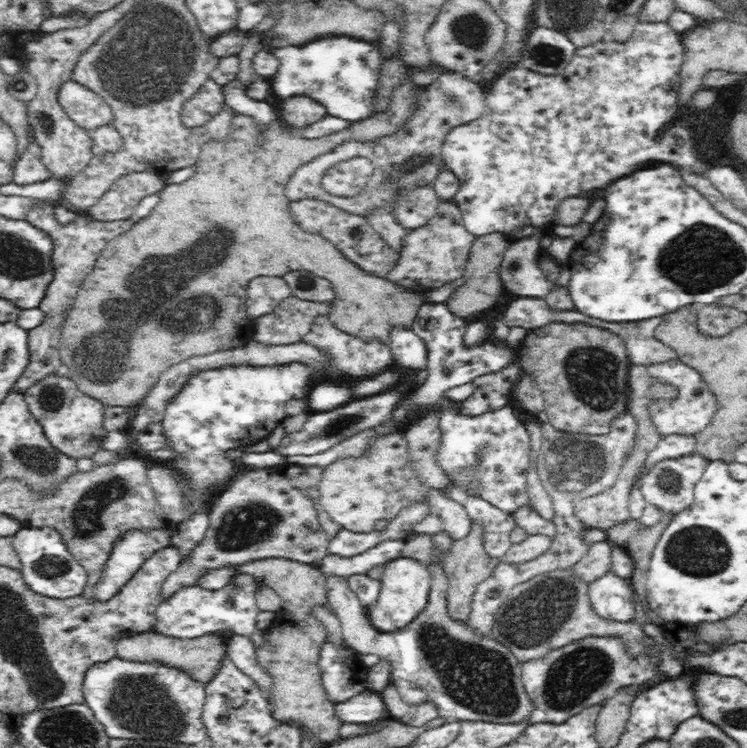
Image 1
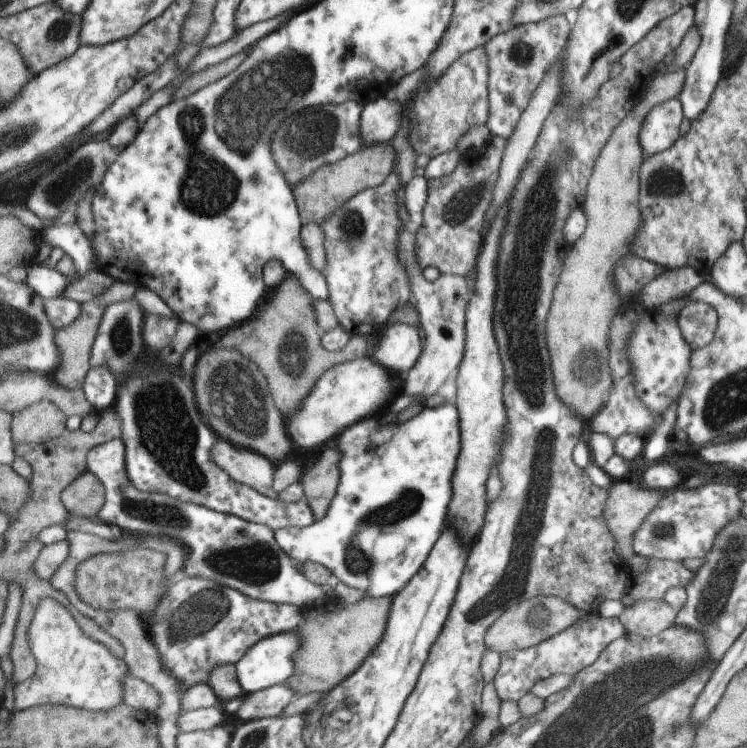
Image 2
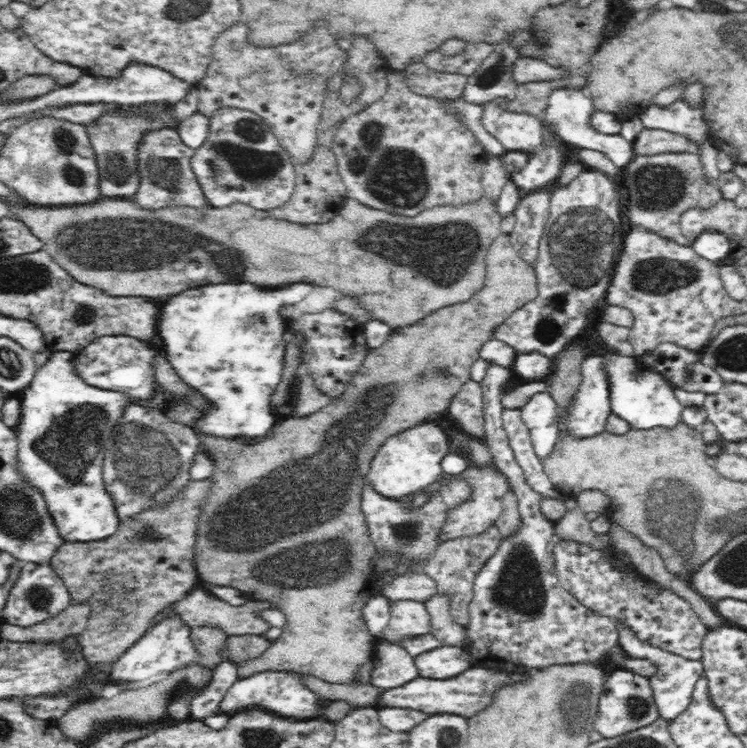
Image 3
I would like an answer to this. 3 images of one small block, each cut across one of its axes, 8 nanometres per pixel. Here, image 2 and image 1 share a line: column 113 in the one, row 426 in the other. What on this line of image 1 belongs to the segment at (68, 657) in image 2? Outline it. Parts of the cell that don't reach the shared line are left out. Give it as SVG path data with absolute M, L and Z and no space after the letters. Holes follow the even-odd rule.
M677 357L662 365L646 366L648 374L662 384L672 384L678 389L678 395L673 399L657 398L647 407L651 416L654 429L664 437L670 434L694 437L702 433L706 426L712 422L716 410L716 398L710 392L708 385L703 381L703 376Z

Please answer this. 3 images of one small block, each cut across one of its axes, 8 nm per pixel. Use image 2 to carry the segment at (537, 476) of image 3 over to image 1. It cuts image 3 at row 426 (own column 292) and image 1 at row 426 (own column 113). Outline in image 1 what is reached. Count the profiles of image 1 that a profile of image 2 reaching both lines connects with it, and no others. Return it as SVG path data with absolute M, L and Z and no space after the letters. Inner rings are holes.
M396 388L372 394L364 400L356 399L328 412L312 412L300 432L288 433L275 451L284 456L320 454L358 432L378 426L391 419L391 412L406 395Z

